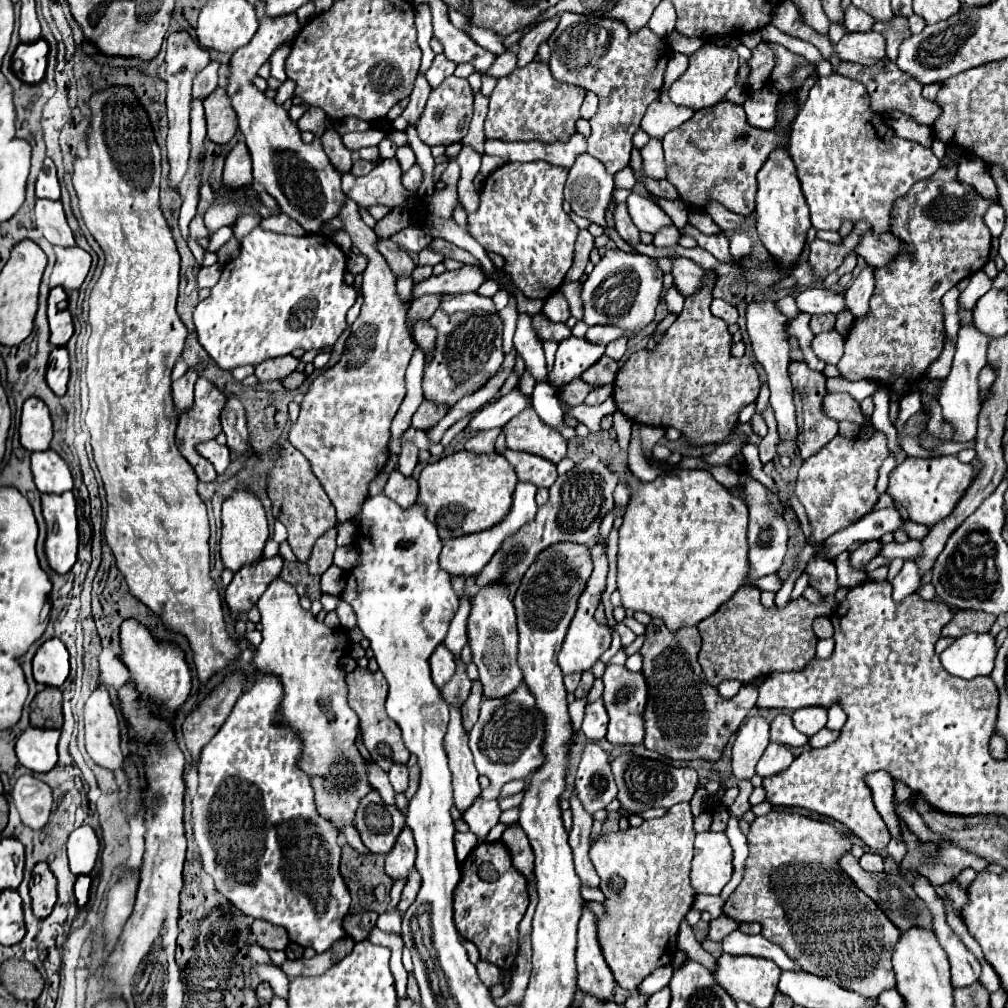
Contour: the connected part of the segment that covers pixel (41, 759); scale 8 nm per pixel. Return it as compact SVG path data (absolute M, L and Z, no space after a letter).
M28 727L16 741L16 757L20 761L20 765L24 765L26 769L34 771L34 773L48 773L50 769L54 769L56 761L58 761L58 737L60 737L60 729L38 729L38 727Z

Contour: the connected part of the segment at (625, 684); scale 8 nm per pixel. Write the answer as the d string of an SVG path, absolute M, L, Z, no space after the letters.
M606 665L606 673L602 679L604 679L604 695L602 697L604 697L606 711L610 715L606 741L610 741L612 745L642 743L642 739L644 739L642 713L644 713L646 699L648 699L648 687L646 687L642 673L630 673L630 671L626 671L626 667L620 667L620 665Z

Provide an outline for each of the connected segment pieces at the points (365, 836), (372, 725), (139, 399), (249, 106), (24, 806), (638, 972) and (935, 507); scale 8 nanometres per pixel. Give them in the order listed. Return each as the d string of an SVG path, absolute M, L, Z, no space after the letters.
M370 791L360 801L356 811L356 829L372 853L390 853L404 827L404 813L400 813L396 807L386 805L378 791Z
M356 667L352 673L346 675L346 683L348 683L348 703L350 707L358 713L360 717L360 729L362 729L362 741L366 745L366 749L370 751L372 759L384 769L388 771L392 767L392 763L408 763L408 749L404 747L404 741L400 737L400 727L386 715L384 703L386 703L386 693L388 693L388 683L384 681L384 675L380 671L372 673L368 669Z
M110 87L104 89L100 93L94 93L90 99L90 107L92 107L92 135L88 137L88 157L86 159L76 159L74 163L74 189L76 195L80 199L80 213L82 219L88 227L88 231L92 233L92 237L96 239L96 243L100 245L100 249L104 251L106 263L104 269L100 273L100 279L96 281L92 293L90 293L90 325L92 325L92 333L86 345L86 381L88 381L88 389L90 389L90 405L88 405L88 413L86 413L86 427L90 431L90 445L92 445L92 453L94 453L94 463L100 471L102 483L104 483L104 491L106 491L106 523L104 523L104 539L110 545L114 559L116 559L116 567L118 571L124 575L130 593L142 601L150 611L154 611L156 615L162 615L160 621L164 623L164 627L172 633L182 633L188 643L190 649L194 653L194 665L196 665L196 673L198 673L198 681L202 685L206 685L216 673L228 669L228 665L232 661L238 659L238 655L244 649L254 649L258 647L262 641L262 634L258 630L246 632L244 641L240 639L232 639L230 633L226 631L226 621L224 621L224 611L222 611L222 599L220 599L220 589L216 587L216 583L210 577L210 553L208 553L208 539L210 539L210 525L208 525L208 515L206 515L206 505L200 499L200 495L196 493L196 485L198 485L198 477L192 469L192 465L188 465L188 461L180 455L180 451L176 449L174 443L174 433L176 433L176 423L178 423L178 415L176 415L176 407L172 401L172 393L170 393L170 373L172 367L176 363L176 359L180 357L182 349L184 349L184 341L188 335L186 325L182 323L182 319L176 313L176 297L178 297L178 275L180 275L180 255L176 251L176 243L172 239L172 231L166 225L166 219L160 211L158 205L158 189L160 189L160 147L154 141L152 135L152 127L148 121L146 111L138 105L136 95L132 93L132 89L128 87Z
M294 13L284 17L264 15L252 41L232 55L230 81L226 91L238 115L240 133L244 135L244 143L248 145L254 163L254 179L262 183L262 187L276 199L288 217L296 219L306 231L318 231L324 221L338 217L340 205L346 201L346 195L340 187L340 173L328 161L320 145L320 137L314 137L314 141L306 145L300 139L300 131L290 121L288 113L272 99L266 99L266 95L252 85L258 69L270 59L276 47L280 47L288 37L294 37L298 31L300 23Z
M34 775L18 777L12 799L24 825L30 829L42 829L46 825L52 809L52 791L44 781Z
M680 803L670 807L660 819L602 835L590 847L590 861L600 877L600 891L606 895L602 903L606 915L596 919L598 943L616 983L626 991L636 991L656 967L670 965L676 953L676 935L678 949L704 967L716 969L716 957L702 949L692 927L682 921L696 897L688 879L696 837L692 825L690 803Z
M952 455L934 457L934 459L908 457L900 467L896 467L890 473L890 483L886 493L906 507L914 523L932 527L952 513L952 509L956 507L960 497L966 493L966 489L972 485L976 475L978 471L974 469L974 465L960 463L958 457L952 457Z

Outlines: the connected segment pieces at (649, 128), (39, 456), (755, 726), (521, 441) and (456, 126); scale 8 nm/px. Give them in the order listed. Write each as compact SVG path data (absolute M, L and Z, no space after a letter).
M664 91L664 93L648 107L648 111L646 111L644 119L642 119L642 129L644 129L652 139L662 141L662 137L664 137L670 129L674 129L674 127L678 127L680 123L688 121L692 115L694 115L692 109L674 105L674 103L670 101L668 93Z
M52 449L32 453L32 473L40 493L64 493L74 487L70 467Z
M750 717L736 733L732 745L732 769L736 779L752 779L758 759L770 743L770 723L764 717Z
M532 407L508 421L502 433L506 433L506 445L514 451L540 455L552 463L566 457L568 441L554 427L546 425Z
M452 75L452 77L444 79L440 87L432 89L432 93L428 97L428 103L426 103L426 109L424 109L424 113L422 113L422 117L420 117L418 125L416 125L418 137L428 147L434 147L434 145L448 147L452 143L458 143L468 133L472 111L474 111L474 97L472 97L468 81Z

